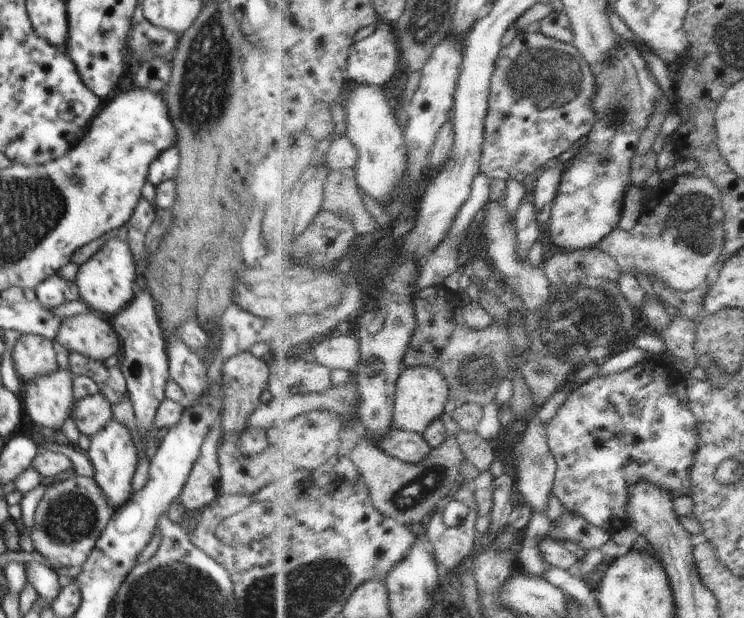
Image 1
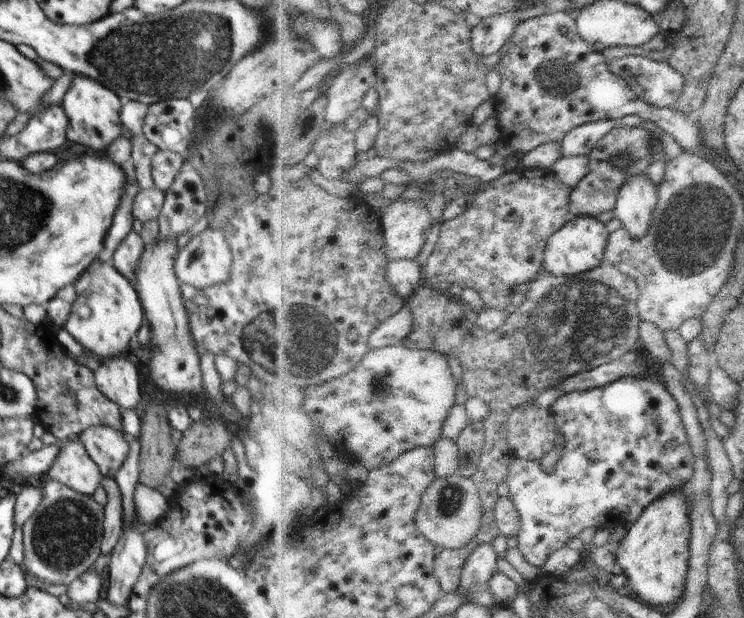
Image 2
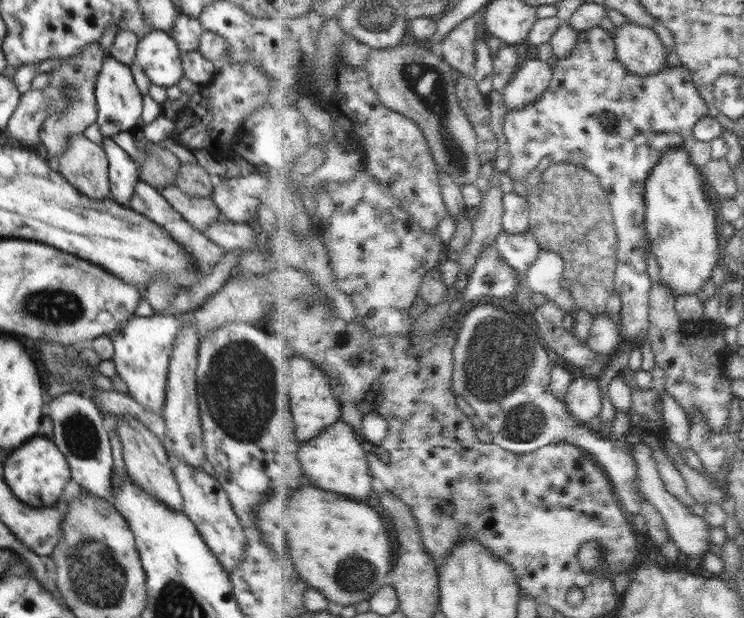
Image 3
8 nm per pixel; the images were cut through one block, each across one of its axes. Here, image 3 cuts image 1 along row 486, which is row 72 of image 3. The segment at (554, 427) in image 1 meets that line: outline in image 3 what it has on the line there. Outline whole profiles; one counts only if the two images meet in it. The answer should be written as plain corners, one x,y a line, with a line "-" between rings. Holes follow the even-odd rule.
601,25
590,28
587,31
581,31
580,40
578,46
574,49
574,52
572,52
568,58
565,58
564,60
559,59
556,63
552,84
544,93
544,96
542,96
538,102
529,104
522,110
511,110
507,116
505,131
508,142
511,146
512,166
509,172
513,174
515,180
519,180
519,182
526,180
526,178
528,178
528,176
530,176
530,174
542,164
542,160
544,160
546,156
549,156
552,164
556,162
566,162
575,164
576,166
585,166
585,168
591,170
594,174
597,174
600,177
604,188
607,188
611,199
611,205
613,206
613,212
615,213
615,223
617,224
619,231
620,258
615,289
617,290
616,294
622,298
622,315
620,315
620,320
618,320
618,322
620,325
624,324
622,335
626,343
628,345
633,344
633,346
636,347
648,339
652,326
651,294
654,290
654,282
652,282
652,276
650,276
650,272
648,272
648,250
646,249
646,244
648,244
648,242
650,243
649,230
647,227
647,182
648,179
650,179
652,172
654,172
655,166
660,162
660,159
663,159
667,155
668,151
684,147
688,140
695,136
696,125
705,116
711,114
711,105
704,98
703,93
700,92
698,85
695,83
695,77
686,70
678,71
669,67
652,76
640,76
639,74
631,72
631,69
624,64
624,61
620,60
615,37
616,36
612,35

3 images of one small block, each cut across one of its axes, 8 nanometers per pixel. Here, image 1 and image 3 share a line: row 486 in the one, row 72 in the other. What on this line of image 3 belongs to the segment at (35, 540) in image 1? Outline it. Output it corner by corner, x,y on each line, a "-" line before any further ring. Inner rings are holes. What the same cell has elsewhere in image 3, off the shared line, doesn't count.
99,41
87,44
71,57
61,59
56,70
51,70
50,80
43,89
45,92
48,110
46,118
40,126
40,151
56,172
63,175
59,164
61,154
69,145
68,137
71,134
83,134
90,125
97,123
97,104
95,97
98,73
101,71
107,54

